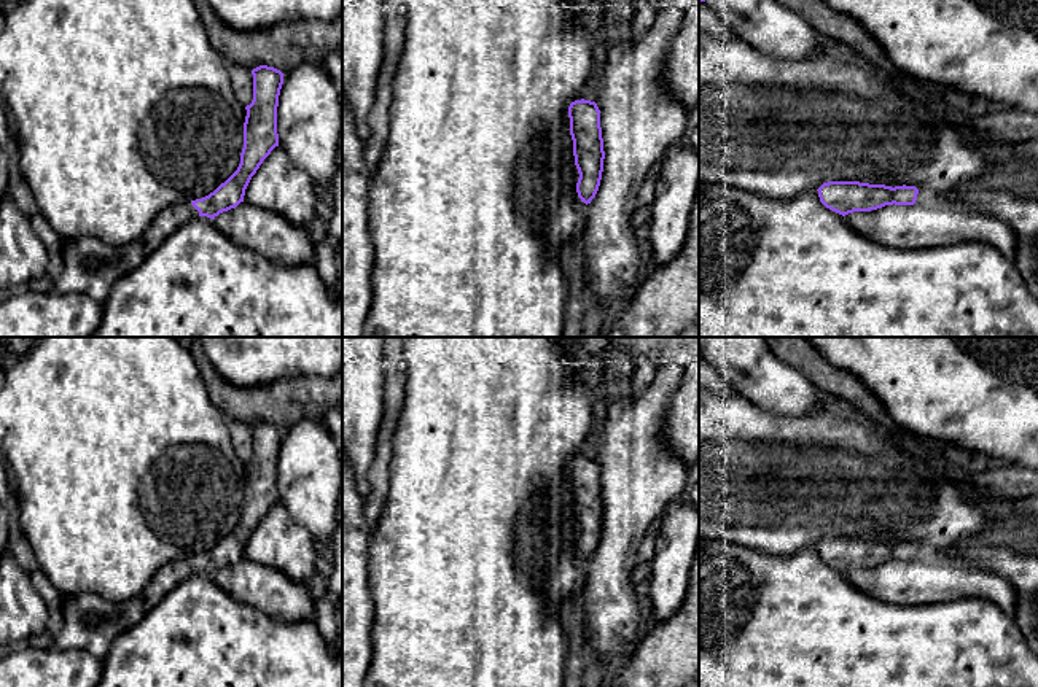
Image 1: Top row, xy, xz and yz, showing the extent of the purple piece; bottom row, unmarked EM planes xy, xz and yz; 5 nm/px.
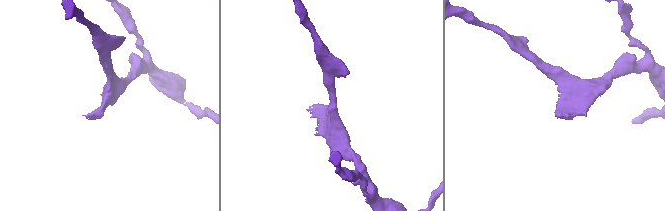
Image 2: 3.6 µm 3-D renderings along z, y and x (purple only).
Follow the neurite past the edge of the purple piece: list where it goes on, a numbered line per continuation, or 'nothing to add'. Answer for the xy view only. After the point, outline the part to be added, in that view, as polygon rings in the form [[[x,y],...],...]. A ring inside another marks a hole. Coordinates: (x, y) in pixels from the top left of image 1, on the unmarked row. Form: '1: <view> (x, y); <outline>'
1: xy (91, 622); [[[191,558],[166,563],[134,598],[108,601],[94,593],[64,595],[64,627],[54,635],[57,649],[86,650],[103,660],[113,641],[137,625],[175,585],[199,572]]]

